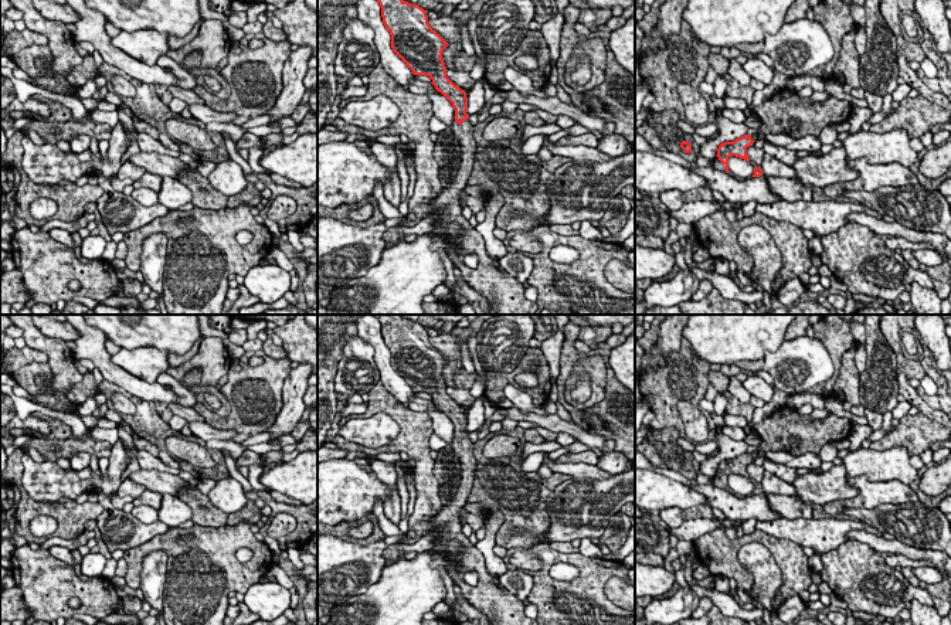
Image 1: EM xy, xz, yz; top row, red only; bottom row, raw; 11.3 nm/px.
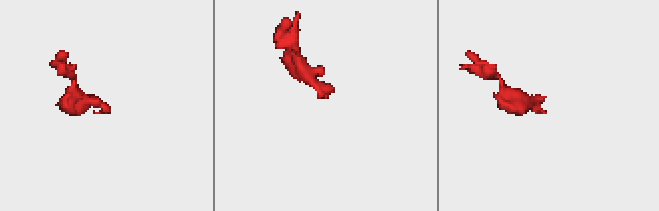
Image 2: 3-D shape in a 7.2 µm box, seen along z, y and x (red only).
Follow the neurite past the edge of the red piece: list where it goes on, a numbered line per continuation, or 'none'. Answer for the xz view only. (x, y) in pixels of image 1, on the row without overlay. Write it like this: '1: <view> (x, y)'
1: xz (489, 597)

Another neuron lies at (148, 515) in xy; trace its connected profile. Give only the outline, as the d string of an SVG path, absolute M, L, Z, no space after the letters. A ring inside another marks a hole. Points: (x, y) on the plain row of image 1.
M142 505L142 506L135 506L130 512L137 520L140 520L142 523L150 524L153 522L159 520L159 514L157 510Z

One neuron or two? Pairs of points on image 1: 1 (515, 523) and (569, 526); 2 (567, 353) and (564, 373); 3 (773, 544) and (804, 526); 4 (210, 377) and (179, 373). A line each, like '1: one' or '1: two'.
1: two
2: one
3: two
4: one

